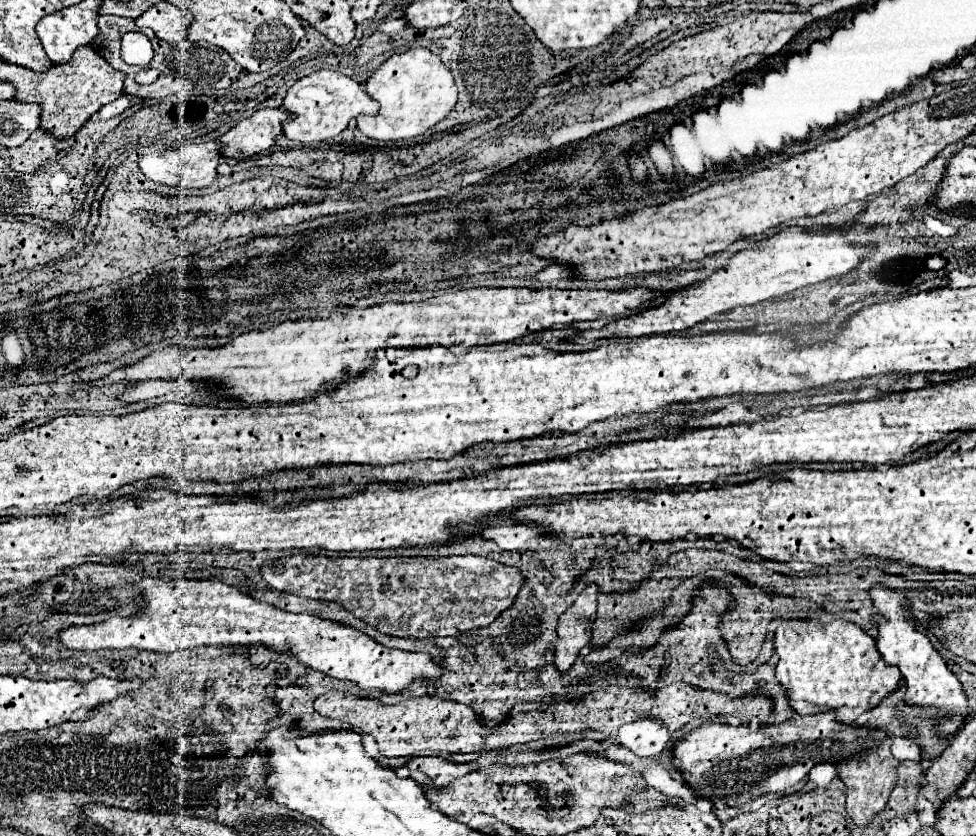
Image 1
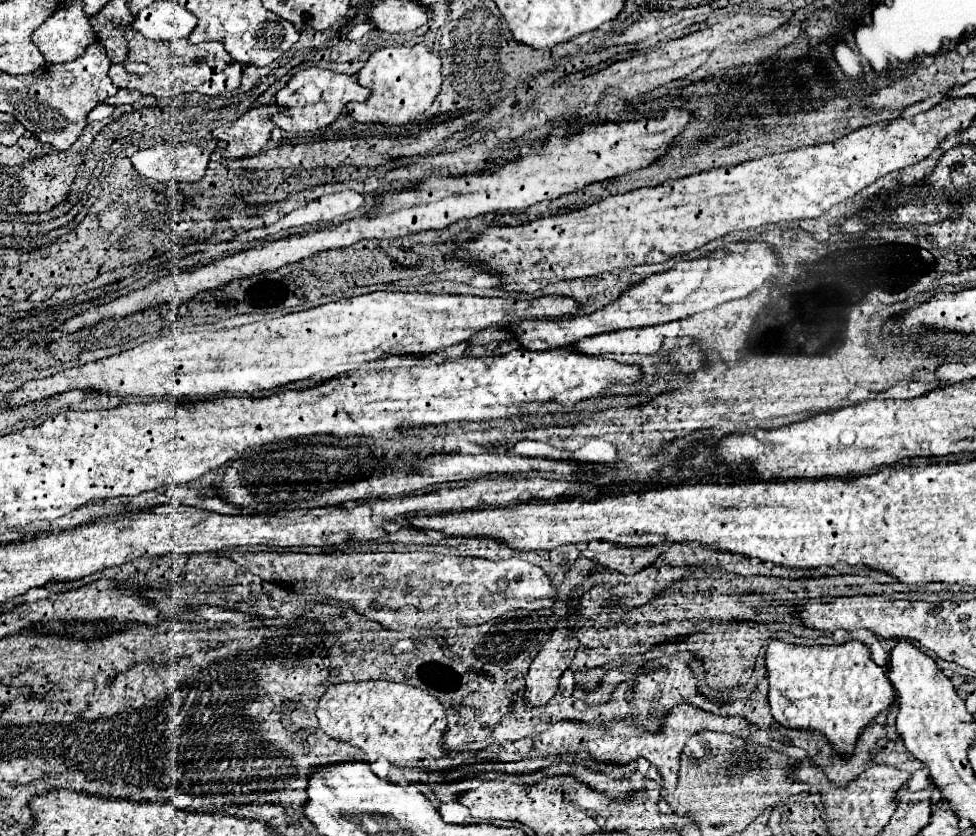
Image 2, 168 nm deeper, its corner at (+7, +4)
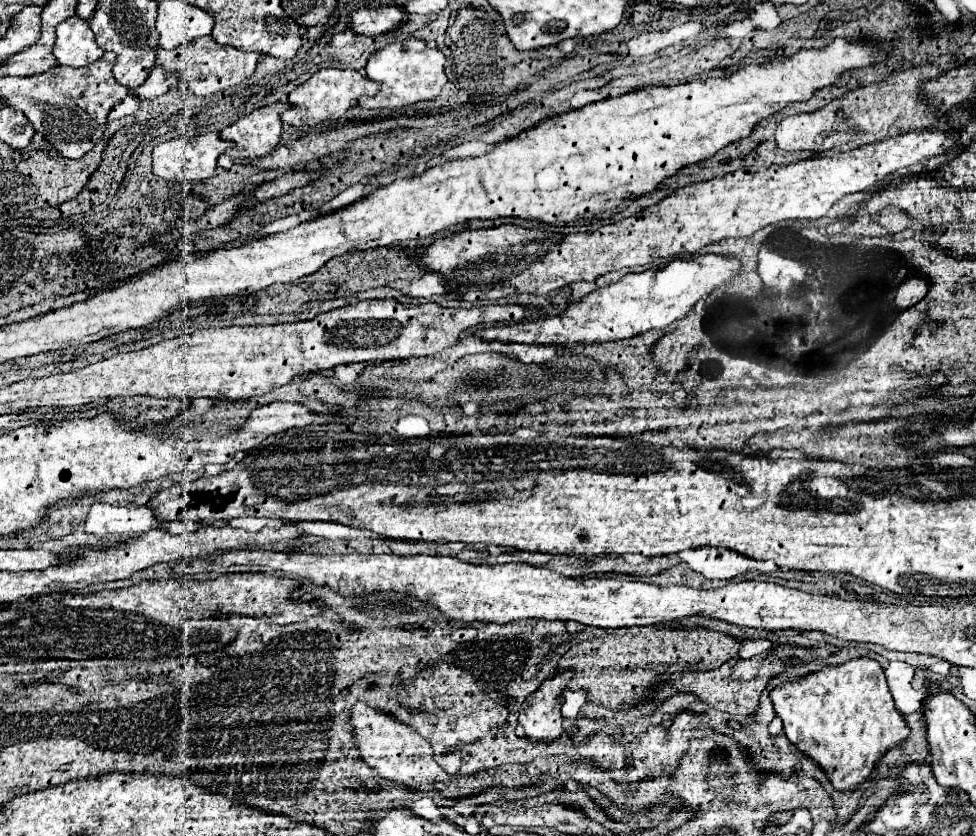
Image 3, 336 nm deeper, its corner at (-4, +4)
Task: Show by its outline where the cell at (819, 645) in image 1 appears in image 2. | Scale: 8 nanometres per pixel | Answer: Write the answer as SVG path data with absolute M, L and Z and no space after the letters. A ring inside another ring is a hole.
M773 640L765 656L767 680L769 680L769 706L777 724L793 730L819 732L831 744L835 754L851 758L857 738L867 724L871 724L881 712L887 712L895 700L895 688L883 668L879 668L871 656L869 648L861 642L849 642L841 646L793 646L781 640Z

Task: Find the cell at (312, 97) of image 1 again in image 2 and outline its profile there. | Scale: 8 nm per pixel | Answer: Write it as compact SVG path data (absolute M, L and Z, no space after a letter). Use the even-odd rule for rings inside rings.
M305 68L299 70L279 92L277 92L277 106L281 108L271 120L287 130L287 132L313 132L323 126L329 126L349 102L365 102L369 98L369 90L361 86L357 80L353 82L351 76L323 70L323 68Z

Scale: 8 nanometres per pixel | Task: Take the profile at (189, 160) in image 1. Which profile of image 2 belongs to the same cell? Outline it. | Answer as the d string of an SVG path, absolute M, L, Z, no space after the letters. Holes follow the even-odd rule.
M191 140L191 142L161 142L155 144L147 150L139 150L135 152L135 156L131 158L135 170L147 178L153 180L173 180L173 182L197 182L203 178L207 164L209 164L209 156L211 156L211 144L209 140Z

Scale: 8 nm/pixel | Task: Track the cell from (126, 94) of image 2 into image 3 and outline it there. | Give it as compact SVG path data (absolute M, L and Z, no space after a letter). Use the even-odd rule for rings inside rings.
M152 68L146 82L140 84L138 88L134 88L132 94L140 100L152 100L152 98L166 94L170 90L170 86L174 86L176 82L178 82L178 78L172 76L170 72L164 72L162 68Z

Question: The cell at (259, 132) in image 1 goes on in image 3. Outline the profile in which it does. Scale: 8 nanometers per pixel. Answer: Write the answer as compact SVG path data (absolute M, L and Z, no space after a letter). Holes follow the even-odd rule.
M270 104L224 128L220 132L220 138L234 142L234 150L230 150L228 154L232 158L260 158L270 154L282 134L282 110L284 104Z

